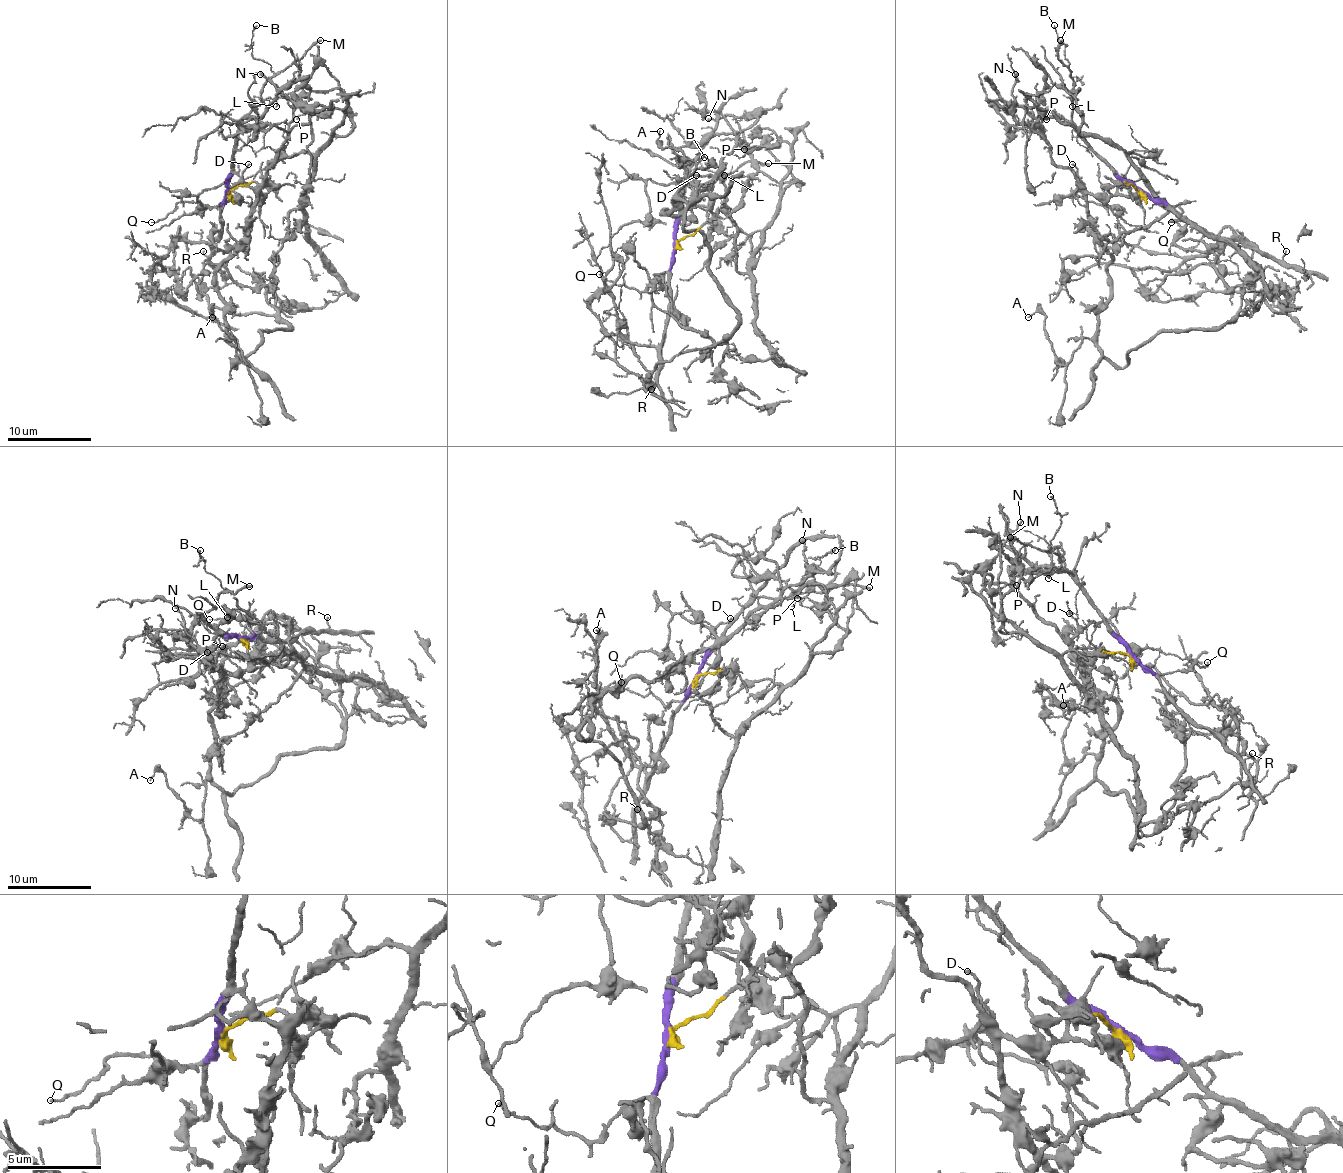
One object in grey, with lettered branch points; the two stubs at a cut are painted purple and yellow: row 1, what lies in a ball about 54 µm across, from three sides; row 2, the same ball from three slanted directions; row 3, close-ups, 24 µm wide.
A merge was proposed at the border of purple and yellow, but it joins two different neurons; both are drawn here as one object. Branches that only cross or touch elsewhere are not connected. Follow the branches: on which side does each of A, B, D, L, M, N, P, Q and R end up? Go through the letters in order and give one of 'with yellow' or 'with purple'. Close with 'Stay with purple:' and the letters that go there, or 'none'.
A: with yellow
B: with purple
D: with yellow
L: with purple
M: with purple
N: with yellow
P: with yellow
Q: with purple
R: with purple
Stay with purple: B, L, M, Q, R

